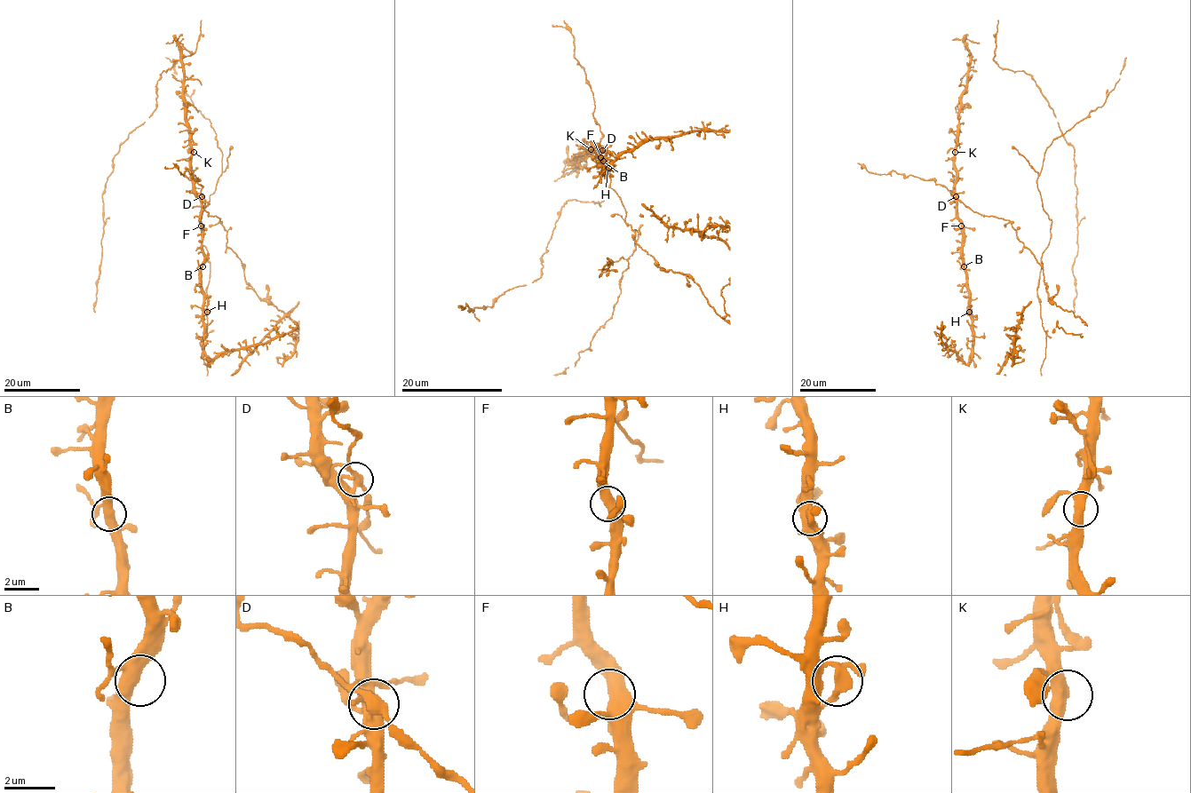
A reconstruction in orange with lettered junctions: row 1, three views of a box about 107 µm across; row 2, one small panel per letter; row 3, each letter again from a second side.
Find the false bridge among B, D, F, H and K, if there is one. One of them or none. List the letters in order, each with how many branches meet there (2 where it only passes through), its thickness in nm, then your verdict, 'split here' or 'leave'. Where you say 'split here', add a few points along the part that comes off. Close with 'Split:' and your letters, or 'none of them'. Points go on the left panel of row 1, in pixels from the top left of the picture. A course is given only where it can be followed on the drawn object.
B: branches 3; calibre 420 nm; leave
D: branches 3; calibre 320 nm; leave
F: branches 3; calibre 440 nm; leave
H: branches 3; calibre 280 nm; leave
K: branches 3; calibre 400 nm; leave
Split: none of them

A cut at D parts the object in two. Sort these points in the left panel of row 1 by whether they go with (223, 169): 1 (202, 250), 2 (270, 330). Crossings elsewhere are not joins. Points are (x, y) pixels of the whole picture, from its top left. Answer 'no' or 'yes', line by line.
1: yes
2: yes

